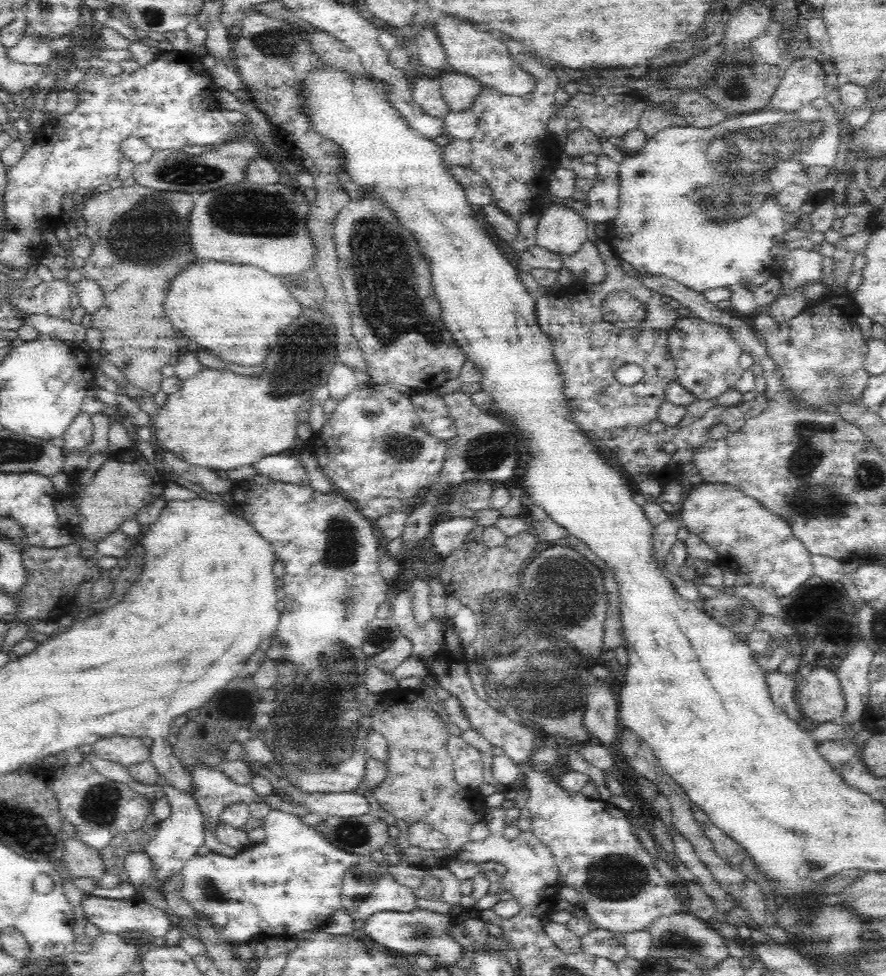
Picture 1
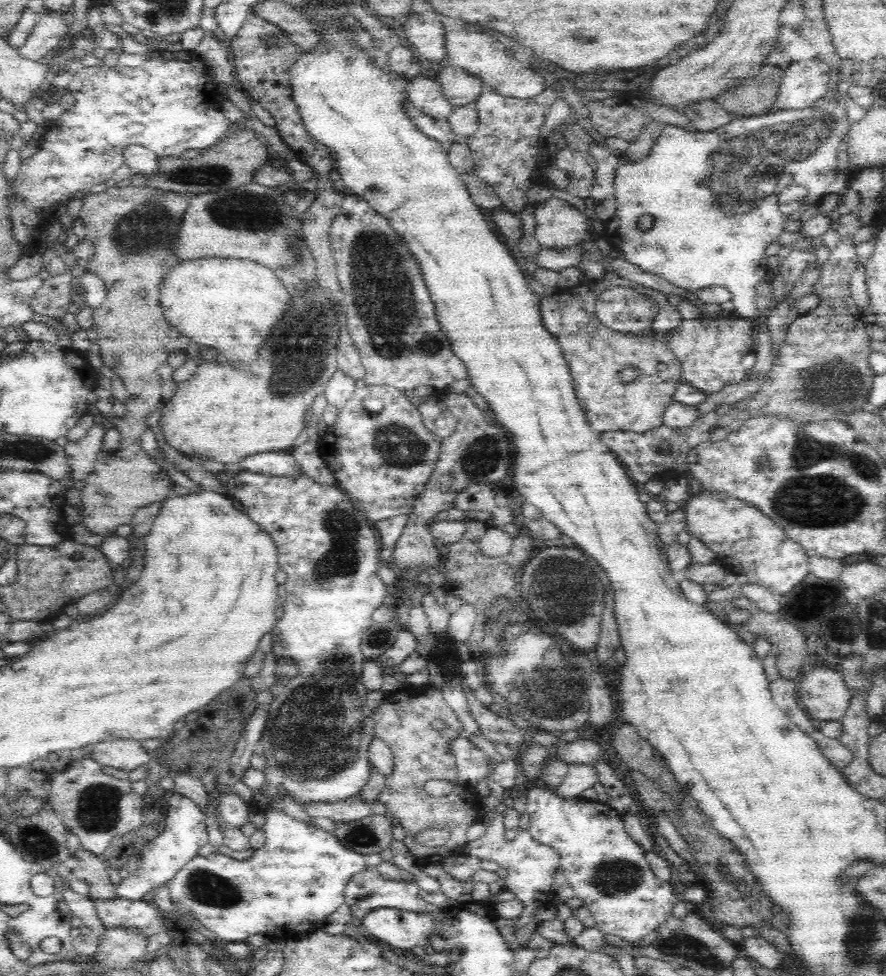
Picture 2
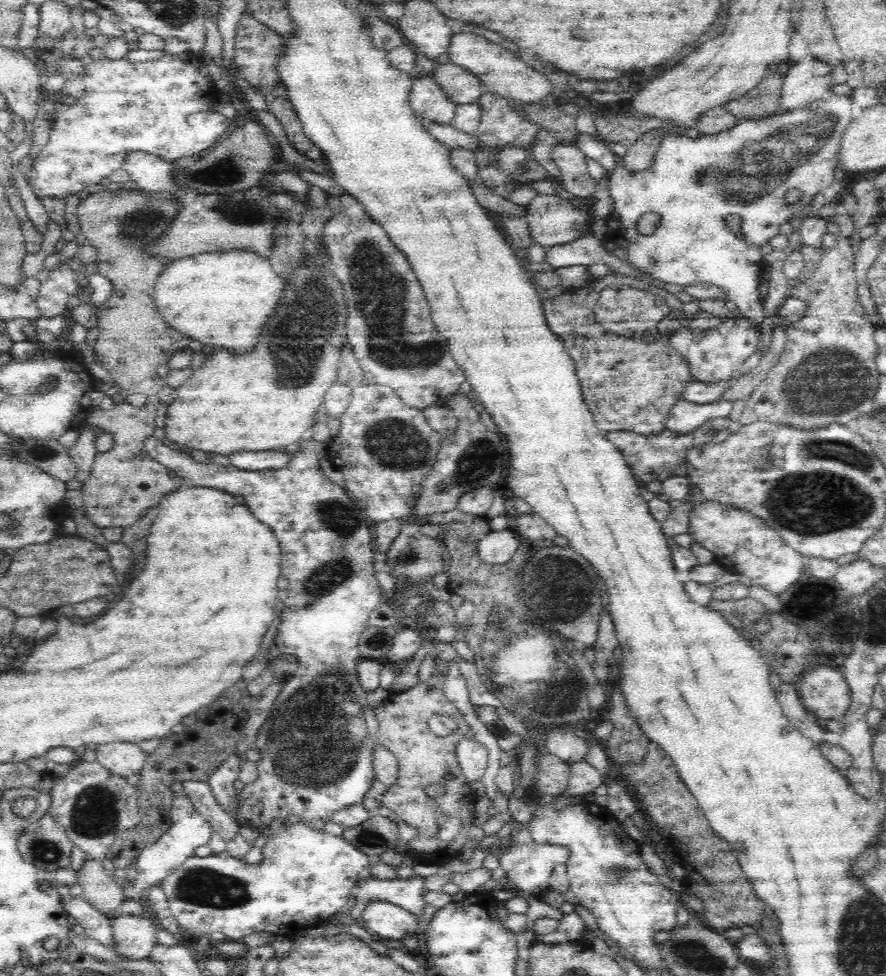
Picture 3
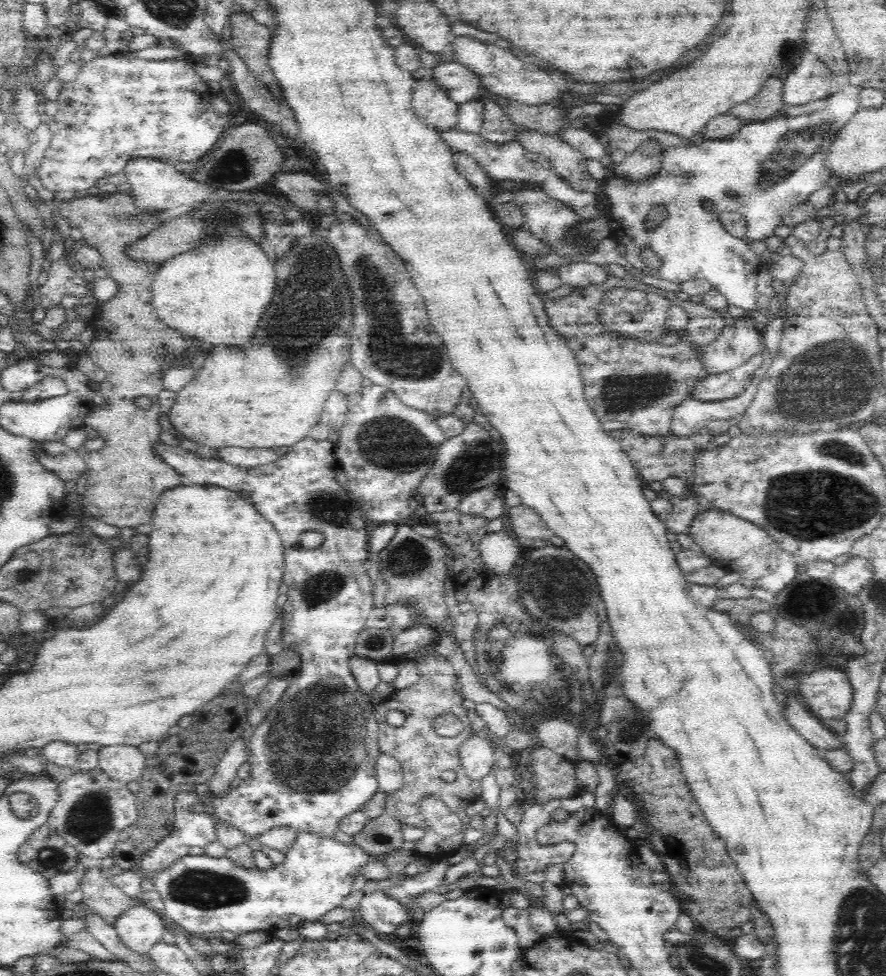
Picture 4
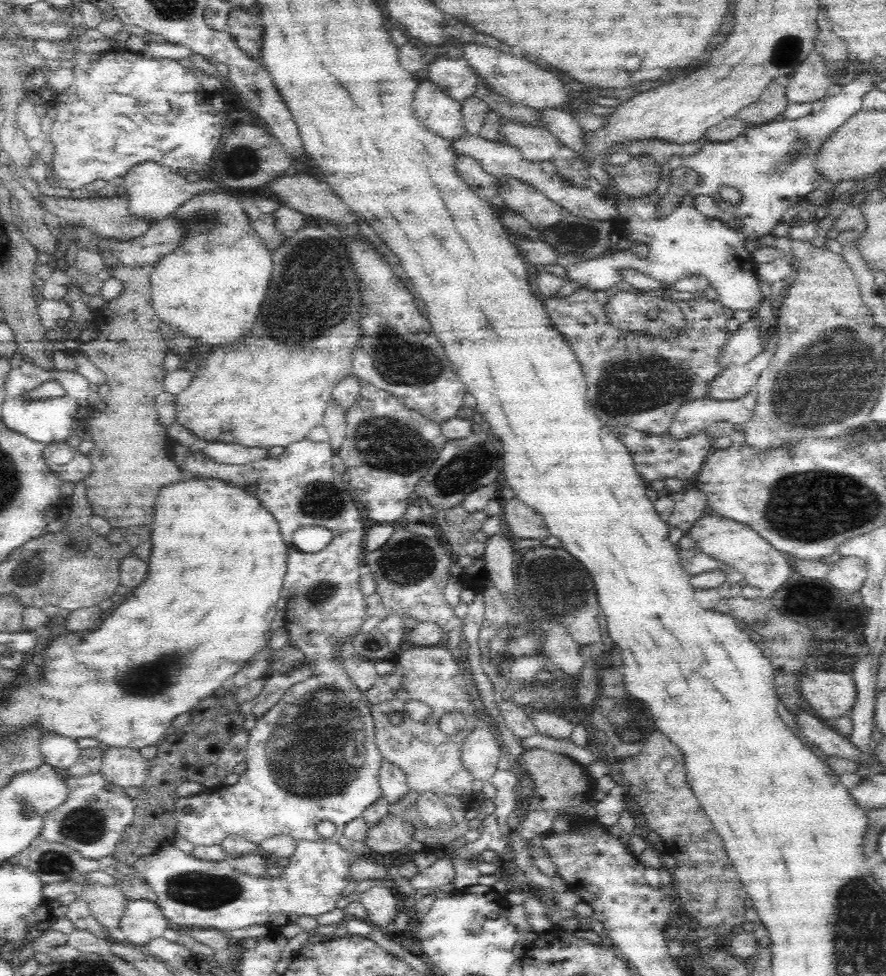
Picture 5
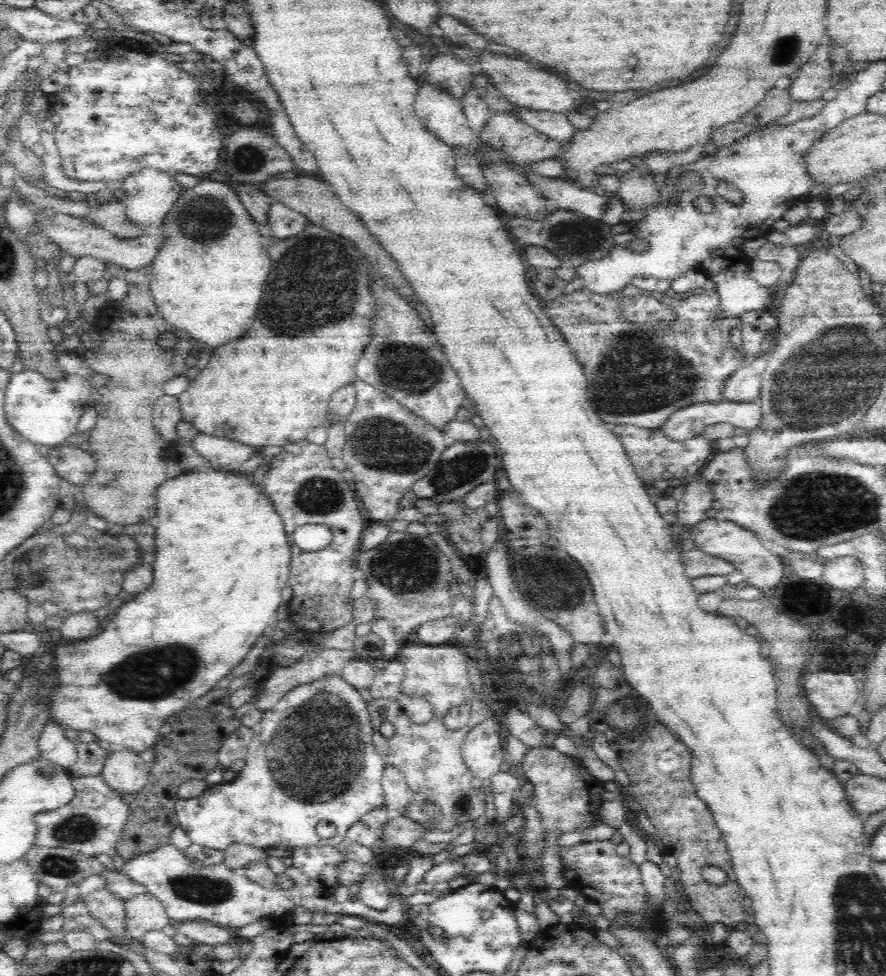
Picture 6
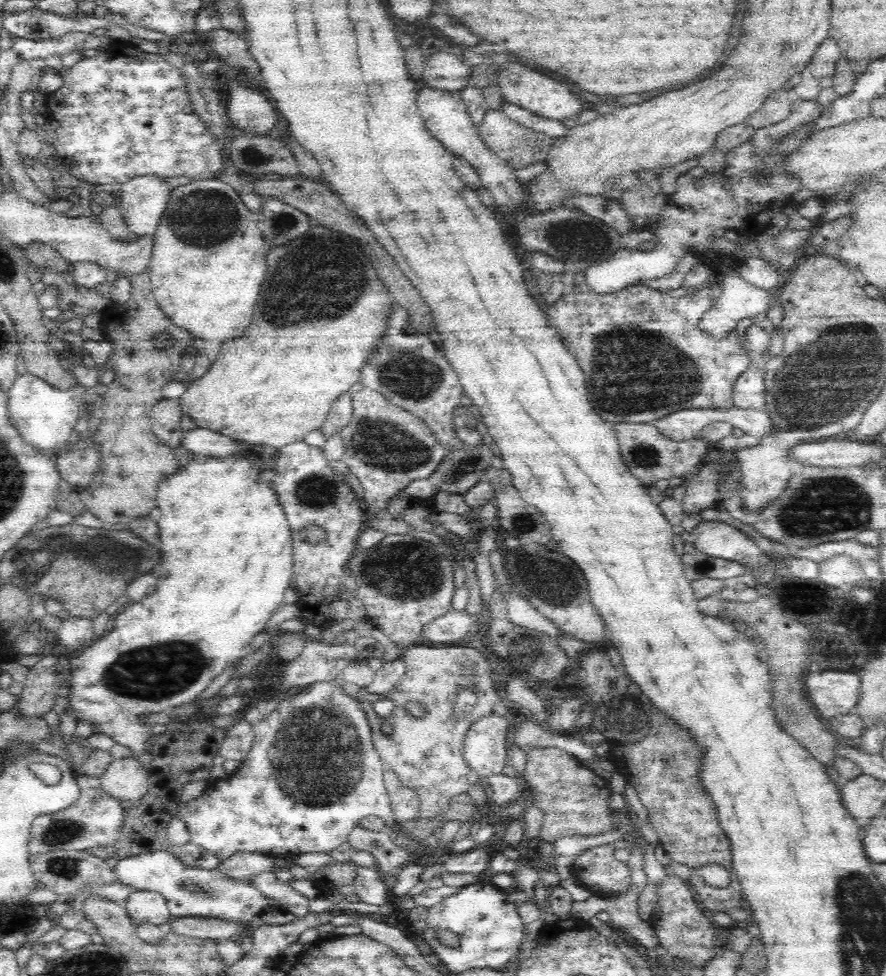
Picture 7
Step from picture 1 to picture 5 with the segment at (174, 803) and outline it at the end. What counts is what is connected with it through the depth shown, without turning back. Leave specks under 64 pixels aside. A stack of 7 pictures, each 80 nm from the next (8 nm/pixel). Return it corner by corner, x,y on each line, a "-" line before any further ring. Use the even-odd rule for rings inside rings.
302,438
286,446
278,457
267,456
242,465
218,464
202,452
190,451
180,443
172,443
169,453
182,469
185,480
221,478
226,482
234,482
236,486
248,487
262,506
266,506
266,510
278,520
281,535
289,546
287,573
283,582
283,587
289,590
285,617
285,628
290,633
289,644
302,651
306,655
305,662
318,671
314,678
292,686
276,706
270,707
268,712
257,719
255,726
249,730
246,770
235,784
219,786
191,797
178,797
174,814
177,833
186,837
194,846
204,847
221,845
225,838
231,836
240,836
258,846
273,836
288,836
296,844
302,841
319,843
324,839
316,833
314,827
321,820
330,820
336,825
337,831
329,841
338,842
344,836
346,824
362,817
363,812
382,797
379,772
383,761
376,745
371,705
362,700
364,694
352,685
342,665
335,660
335,655
339,654
337,643
356,635
365,620
364,595
358,589
358,572
363,566
365,537
362,508
352,498
348,483
342,480
341,473
333,468
330,460
335,454
328,441
312,442
-
308,524
329,528
333,536
324,550
314,554
302,552
292,544
294,532

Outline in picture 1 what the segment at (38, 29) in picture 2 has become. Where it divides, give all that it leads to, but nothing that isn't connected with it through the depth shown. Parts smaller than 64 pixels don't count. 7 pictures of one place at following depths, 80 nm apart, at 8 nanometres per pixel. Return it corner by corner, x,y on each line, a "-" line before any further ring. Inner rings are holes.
26,36
15,47
7,50
8,58
24,64
46,64
52,58
52,41
53,38
45,36

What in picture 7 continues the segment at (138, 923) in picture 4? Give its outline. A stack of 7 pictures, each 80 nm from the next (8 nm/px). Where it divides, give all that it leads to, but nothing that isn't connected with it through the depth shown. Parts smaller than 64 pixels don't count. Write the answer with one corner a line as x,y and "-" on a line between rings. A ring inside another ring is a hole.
142,890
132,893
124,905
133,924
151,922
160,925
172,920
166,898
154,891

